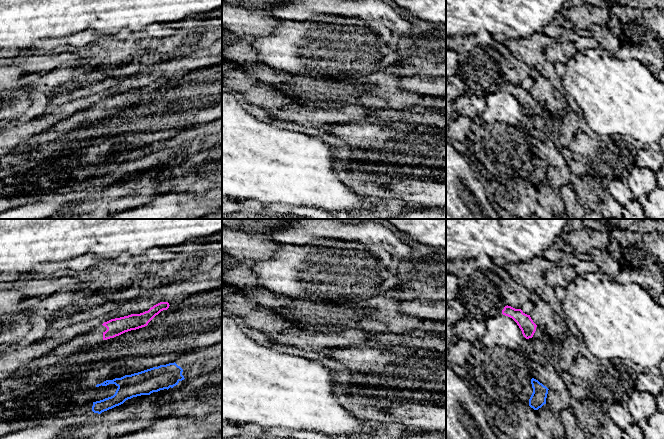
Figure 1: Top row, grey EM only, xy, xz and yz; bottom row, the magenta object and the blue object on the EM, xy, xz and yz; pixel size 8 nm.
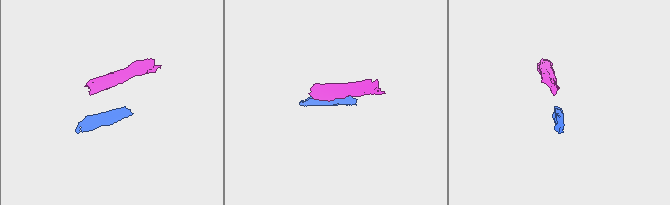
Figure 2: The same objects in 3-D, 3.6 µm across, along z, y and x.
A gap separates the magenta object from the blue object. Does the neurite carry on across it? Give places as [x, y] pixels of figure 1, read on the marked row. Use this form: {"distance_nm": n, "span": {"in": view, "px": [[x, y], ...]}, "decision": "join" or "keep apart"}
{"distance_nm": 320, "span": {"in": "xy", "px": [[113, 337], [125, 375]]}, "decision": "keep apart"}

